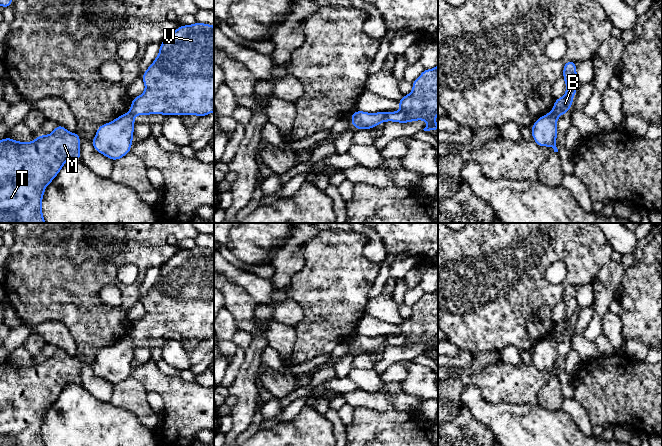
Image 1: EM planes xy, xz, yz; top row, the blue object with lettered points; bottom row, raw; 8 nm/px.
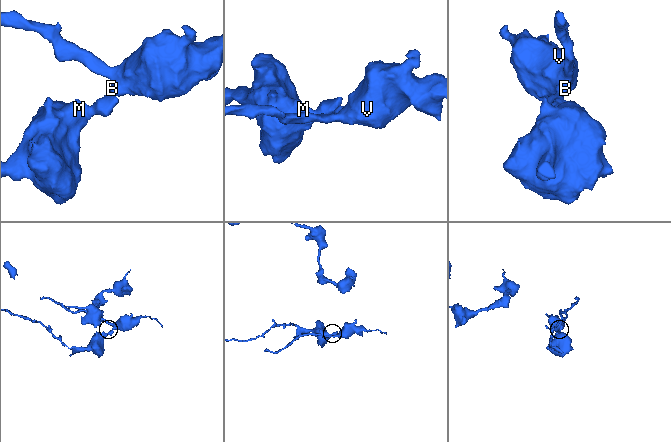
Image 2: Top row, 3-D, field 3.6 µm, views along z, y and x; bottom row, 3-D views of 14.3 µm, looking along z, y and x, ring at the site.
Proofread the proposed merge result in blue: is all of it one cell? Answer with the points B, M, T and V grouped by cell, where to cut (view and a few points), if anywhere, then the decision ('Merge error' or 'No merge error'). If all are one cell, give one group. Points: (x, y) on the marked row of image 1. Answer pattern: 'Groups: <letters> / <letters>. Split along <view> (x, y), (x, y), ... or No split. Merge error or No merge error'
Groups: B V / M T. Split along yz (552, 111), (557, 116). Merge error

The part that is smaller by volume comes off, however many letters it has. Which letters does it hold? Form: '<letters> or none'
B, V

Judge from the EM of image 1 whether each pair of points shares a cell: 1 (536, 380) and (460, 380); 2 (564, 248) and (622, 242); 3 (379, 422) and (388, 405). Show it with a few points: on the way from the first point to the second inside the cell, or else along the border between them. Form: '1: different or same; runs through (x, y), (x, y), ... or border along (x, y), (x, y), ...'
1: same; runs through (517, 380), (479, 380)
2: different; border along (603, 233), (614, 250)
3: different; border along (362, 407), (375, 411), (406, 411), (408, 413)

